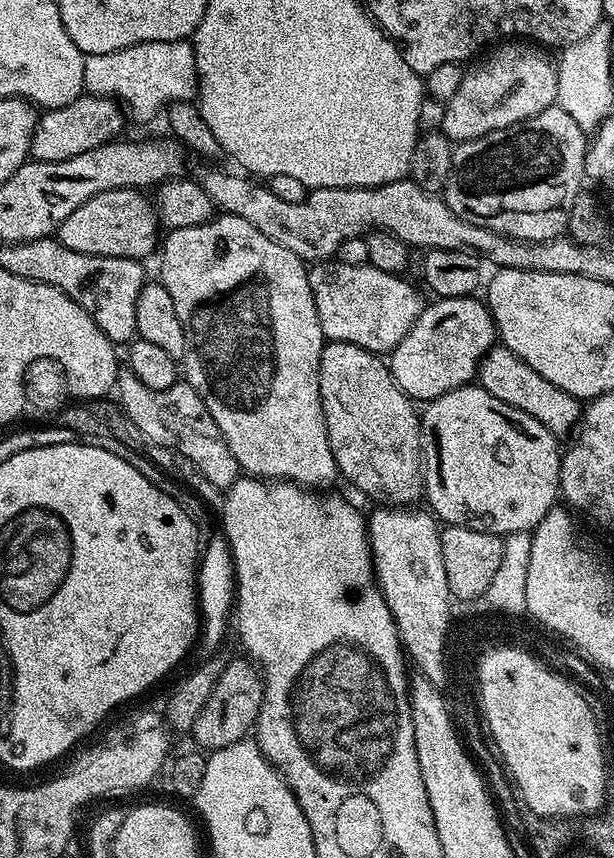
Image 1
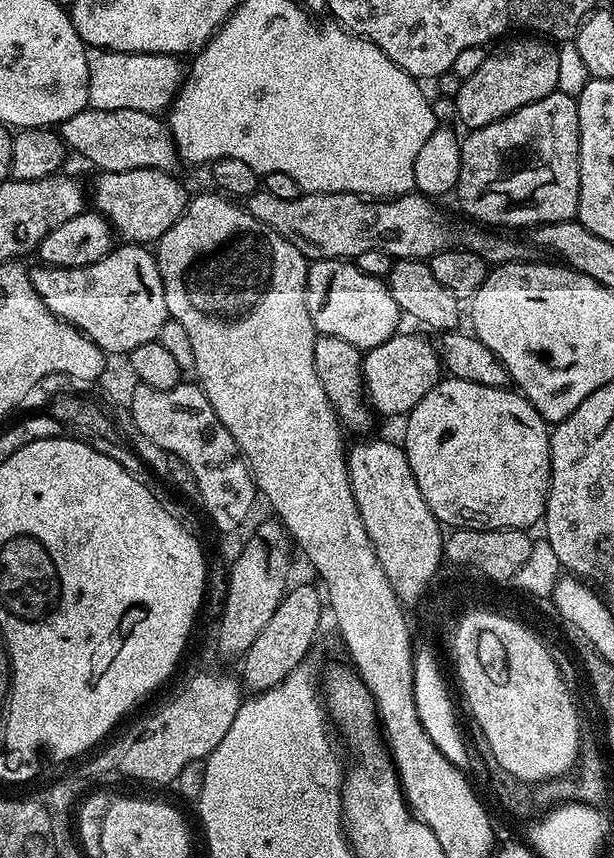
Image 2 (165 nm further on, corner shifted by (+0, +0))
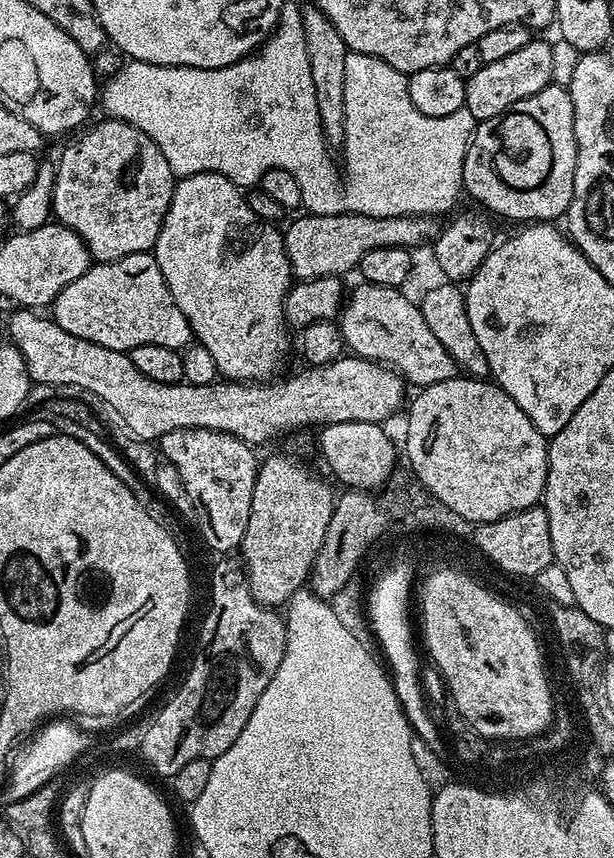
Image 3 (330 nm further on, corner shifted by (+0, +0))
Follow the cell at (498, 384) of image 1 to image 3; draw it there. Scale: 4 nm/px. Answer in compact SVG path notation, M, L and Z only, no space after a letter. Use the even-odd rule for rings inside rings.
M363 282L357 283L356 289L351 289L350 295L342 305L342 311L338 317L338 327L344 347L351 355L361 356L372 360L376 364L387 364L395 372L399 372L409 385L416 384L417 389L426 386L434 386L434 382L446 382L458 374L454 358L446 354L446 346L438 342L438 338L426 326L426 318L422 318L420 305L414 299L403 296L405 293L398 288L387 288L386 286L374 286Z

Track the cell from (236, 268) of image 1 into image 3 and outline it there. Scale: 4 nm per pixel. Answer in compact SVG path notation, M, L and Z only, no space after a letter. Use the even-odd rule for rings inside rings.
M203 172L202 174L190 174L189 176L179 177L175 181L172 190L172 201L166 210L166 218L162 222L162 230L156 239L154 255L158 266L162 270L162 278L174 294L174 302L178 302L178 310L186 314L186 318L192 327L192 335L206 350L210 350L210 355L214 357L214 366L217 373L228 382L264 382L269 378L275 377L280 368L280 363L284 360L284 355L288 352L288 335L290 329L284 322L284 299L288 289L294 283L292 267L286 258L284 249L284 237L281 229L274 224L268 224L254 210L250 210L245 193L237 188L234 182L230 182L222 174L217 172Z

